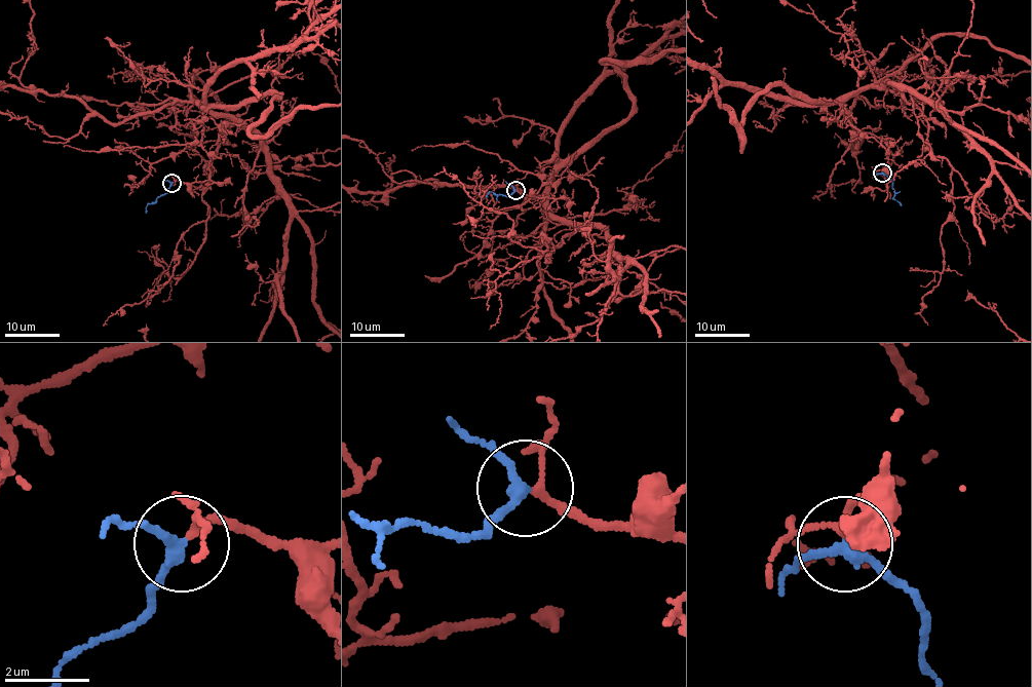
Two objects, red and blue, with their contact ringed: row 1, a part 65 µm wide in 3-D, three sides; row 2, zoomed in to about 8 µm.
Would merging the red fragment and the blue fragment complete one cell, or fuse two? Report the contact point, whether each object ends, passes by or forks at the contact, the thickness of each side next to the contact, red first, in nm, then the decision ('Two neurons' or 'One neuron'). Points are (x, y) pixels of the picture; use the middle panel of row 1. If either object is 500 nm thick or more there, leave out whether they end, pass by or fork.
Place: (516, 190). At the ring red passes by. At the ring blue passes by. Thickness 150 nm (red) against 240 nm. One neuron

